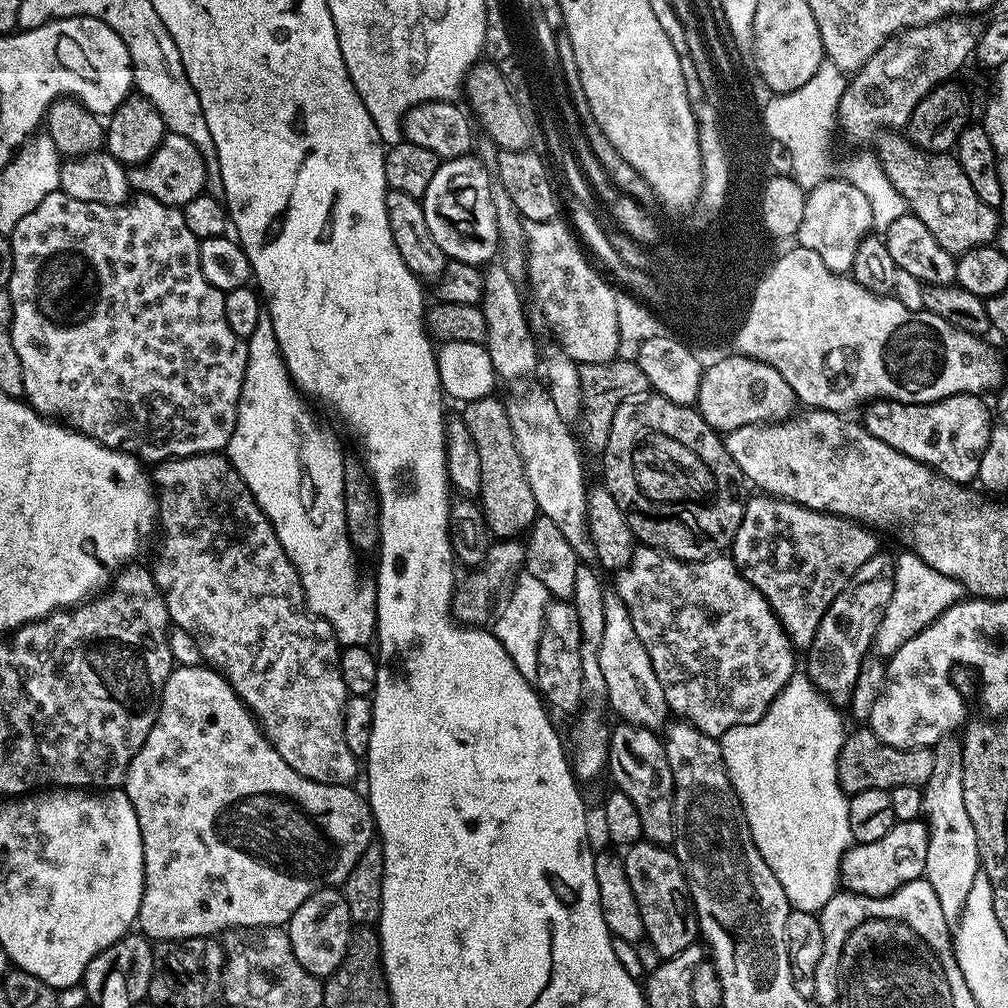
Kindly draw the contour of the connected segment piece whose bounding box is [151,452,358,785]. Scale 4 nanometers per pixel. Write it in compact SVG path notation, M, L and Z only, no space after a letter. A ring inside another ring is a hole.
M207 452L198 456L177 456L171 460L161 460L155 465L151 473L152 483L158 493L158 524L160 520L160 549L156 552L156 568L154 575L156 585L168 607L169 621L175 627L186 630L194 638L201 657L211 667L215 668L221 676L225 676L230 686L238 694L238 698L252 711L265 736L271 740L272 745L282 754L282 758L298 774L310 778L314 782L323 784L351 785L356 776L358 757L352 753L350 746L346 746L344 733L344 707L349 694L346 682L342 682L340 669L340 653L342 645L336 638L336 631L330 627L320 616L313 616L305 599L304 588L300 585L300 576L290 562L286 550L282 550L282 542L274 534L274 526L266 518L266 514L256 504L256 499L250 494L246 482L234 470L228 461L227 455L218 452Z

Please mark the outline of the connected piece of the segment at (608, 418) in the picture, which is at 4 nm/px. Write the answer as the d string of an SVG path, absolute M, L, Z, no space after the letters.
M617 358L611 360L609 364L582 364L578 367L578 378L580 379L580 423L581 432L584 434L584 442L582 438L582 448L585 453L596 452L603 453L606 442L610 438L610 422L614 422L614 414L618 410L618 406L622 406L622 402L629 399L633 394L644 394L649 391L648 379L646 374L642 374L640 367L636 365L635 359Z

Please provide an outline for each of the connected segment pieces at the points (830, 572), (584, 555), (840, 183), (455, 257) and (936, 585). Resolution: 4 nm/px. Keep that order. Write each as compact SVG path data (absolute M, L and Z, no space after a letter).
M755 495L744 501L742 522L732 539L730 555L736 569L766 598L792 639L792 647L807 650L830 604L862 564L881 551L879 535L847 516L804 508L779 496Z
M547 391L524 392L507 401L510 426L518 446L518 454L526 470L526 482L534 490L534 502L539 515L550 518L574 546L577 557L588 562L596 556L596 547L588 529L589 485L584 485L584 462L581 447L572 438L569 421L558 418L554 402L550 402Z
M825 178L807 189L802 210L802 226L798 226L795 239L799 247L814 250L822 262L837 274L849 271L854 262L854 254L864 237L873 231L870 202L847 178L832 180Z
M472 154L441 161L434 177L430 178L426 194L420 198L430 238L434 238L449 261L488 266L501 251L498 218L494 214L494 182L491 173L487 171L489 169L483 161Z
M911 550L895 557L896 573L893 580L893 594L889 604L881 614L880 626L876 631L874 648L881 657L891 658L910 638L914 638L948 609L963 597L964 589L956 580L948 575L938 573L928 566L922 558Z

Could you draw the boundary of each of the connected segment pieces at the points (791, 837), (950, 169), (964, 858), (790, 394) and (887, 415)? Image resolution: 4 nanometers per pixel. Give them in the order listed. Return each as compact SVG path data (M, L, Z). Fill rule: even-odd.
M797 674L792 676L790 682L786 682L784 689L772 699L772 704L766 710L766 714L762 714L762 718L758 718L758 722L743 724L742 726L730 726L730 730L726 730L726 734L718 737L722 758L726 762L728 777L738 794L742 810L746 814L746 822L750 826L750 834L754 838L754 846L758 846L758 854L762 854L766 866L770 866L770 870L774 870L774 878L778 878L778 883L782 885L782 890L786 890L789 909L798 912L815 912L820 914L822 906L826 906L826 902L830 902L830 898L834 898L834 894L842 884L840 863L854 843L850 834L850 814L848 813L850 796L849 793L842 790L838 780L838 754L842 750L846 735L844 720L840 717L838 709L840 708L821 693L807 675Z
M892 148L882 160L890 182L902 194L907 211L922 220L930 234L938 238L938 246L947 252L959 254L979 244L993 243L1000 230L997 209L986 206L974 194L974 186L970 186L970 178L966 178L955 155L934 151L916 155L920 156L900 156L899 150Z
M945 738L934 745L934 770L922 785L924 793L923 819L928 826L928 845L926 846L926 866L923 879L934 886L938 902L942 902L942 914L946 914L949 926L960 919L966 894L974 878L981 873L978 854L978 834L974 834L974 822L966 810L966 798L962 798L962 754L959 739Z
M731 355L714 361L712 365L709 363L698 386L694 407L711 428L727 434L738 426L786 420L797 411L798 401L794 390L790 390L786 378L782 378L774 366L749 356Z
M963 392L932 404L903 404L897 400L874 400L863 409L864 427L882 442L924 464L931 464L941 476L955 484L971 485L979 477L982 454L994 427L994 416L979 395Z

